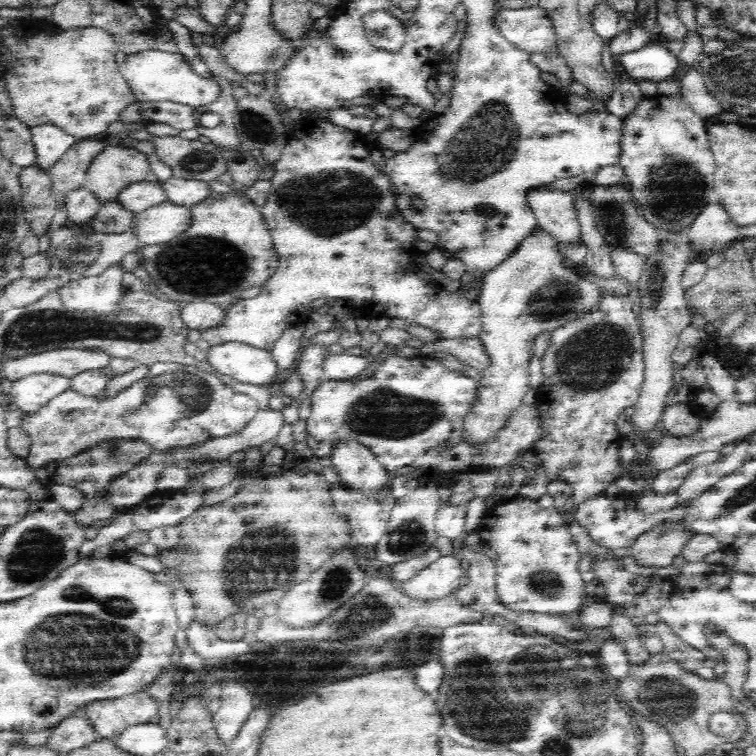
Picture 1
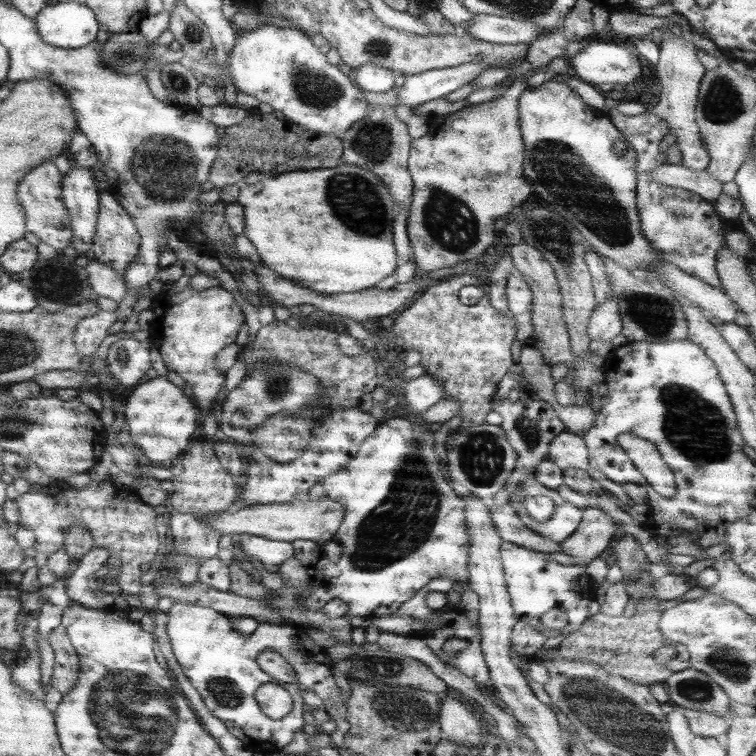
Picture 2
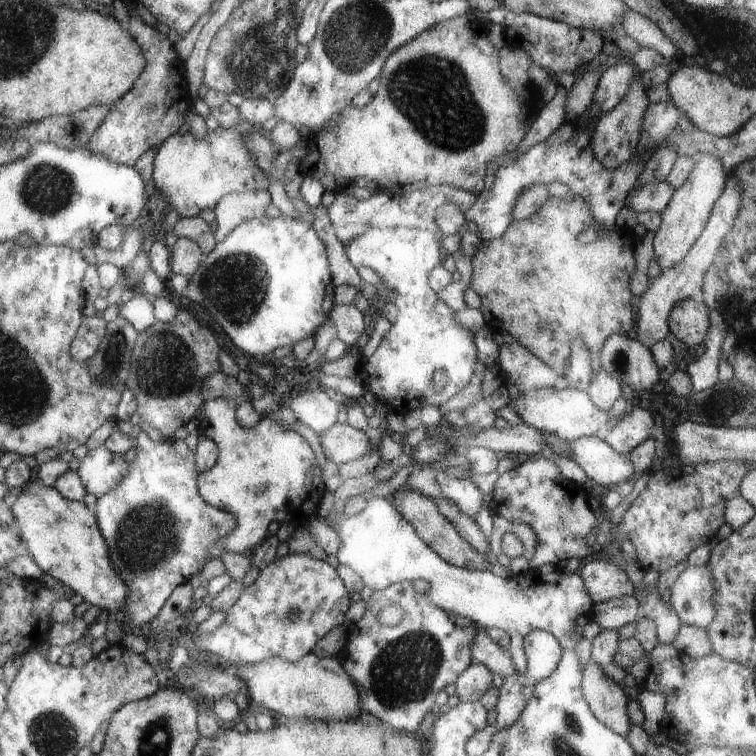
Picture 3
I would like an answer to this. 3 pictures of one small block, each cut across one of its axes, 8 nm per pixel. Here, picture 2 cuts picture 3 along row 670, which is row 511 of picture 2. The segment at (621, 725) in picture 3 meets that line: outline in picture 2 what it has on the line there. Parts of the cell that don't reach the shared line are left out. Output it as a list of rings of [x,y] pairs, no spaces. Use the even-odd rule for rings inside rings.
[[[585,507],[573,534],[560,542],[560,552],[571,556],[574,565],[586,565],[607,548],[618,528],[601,509]]]

